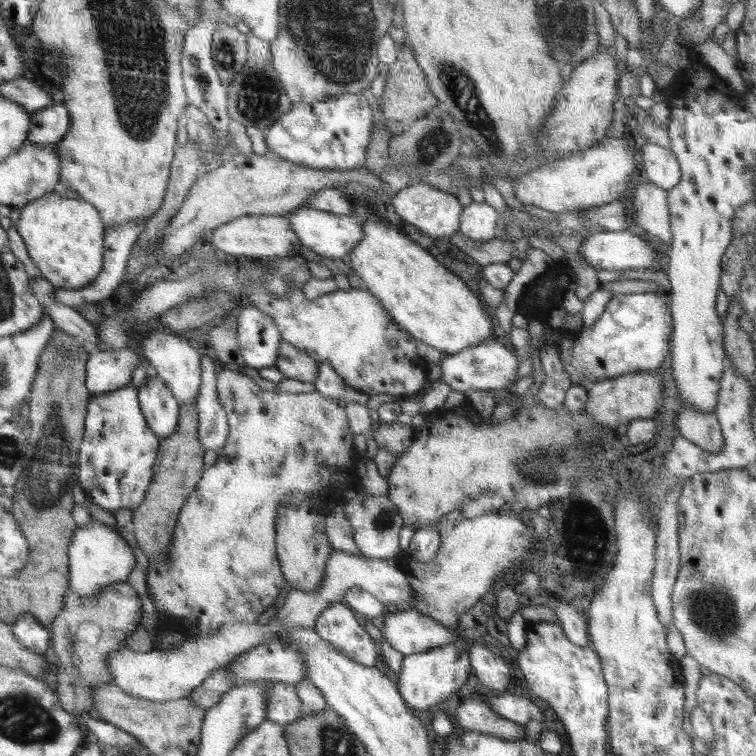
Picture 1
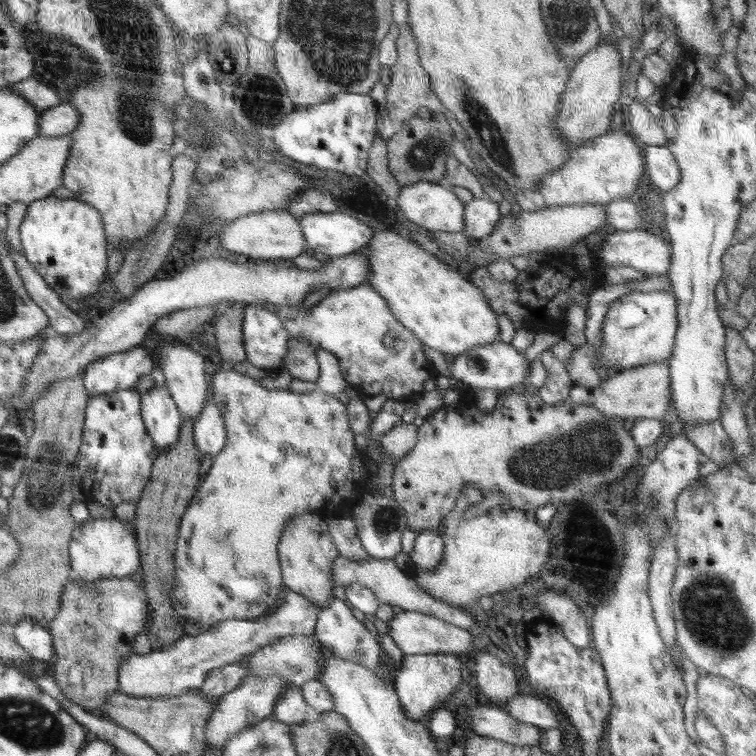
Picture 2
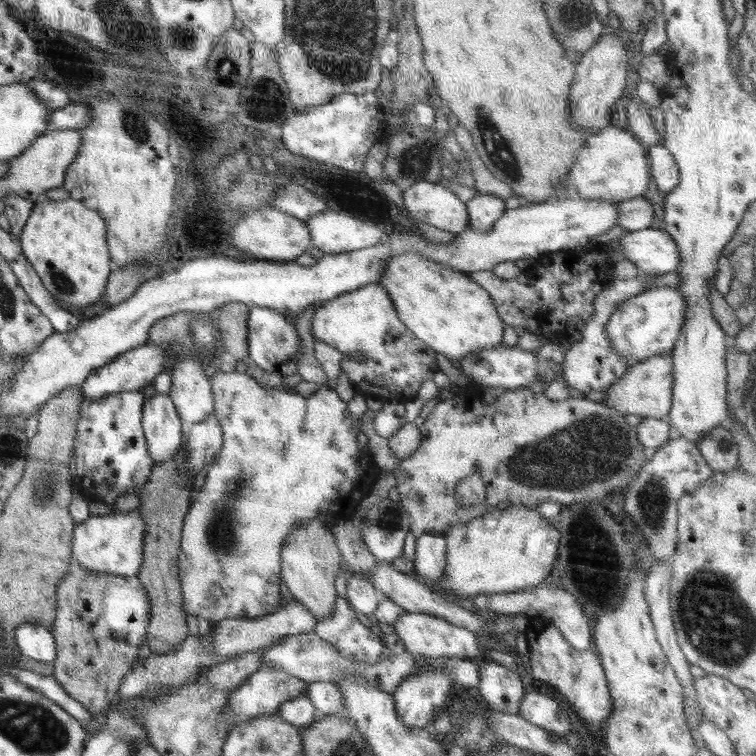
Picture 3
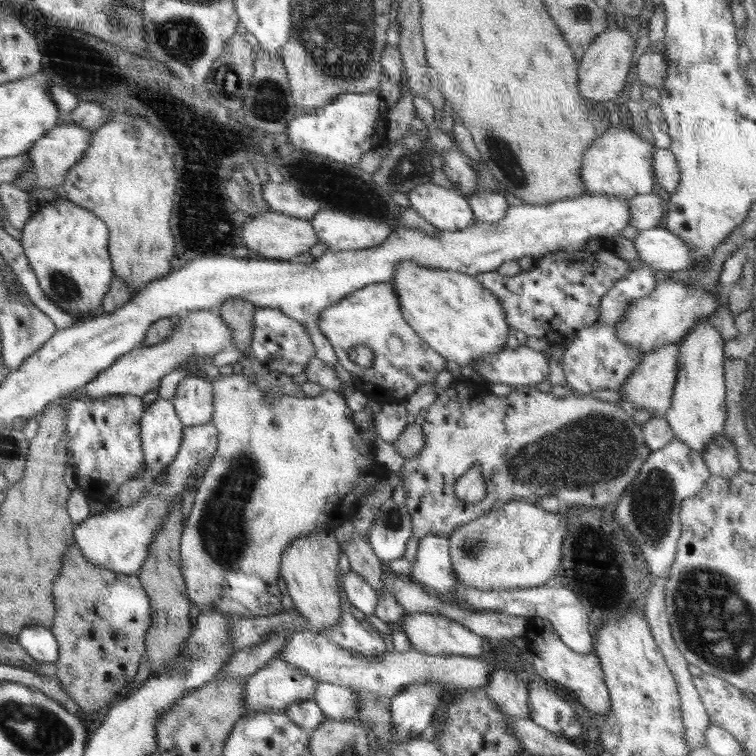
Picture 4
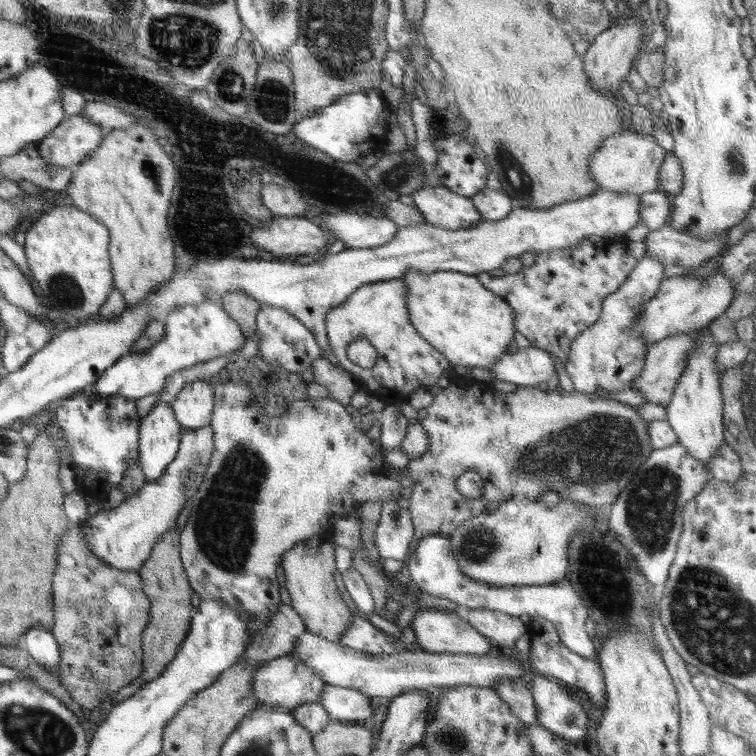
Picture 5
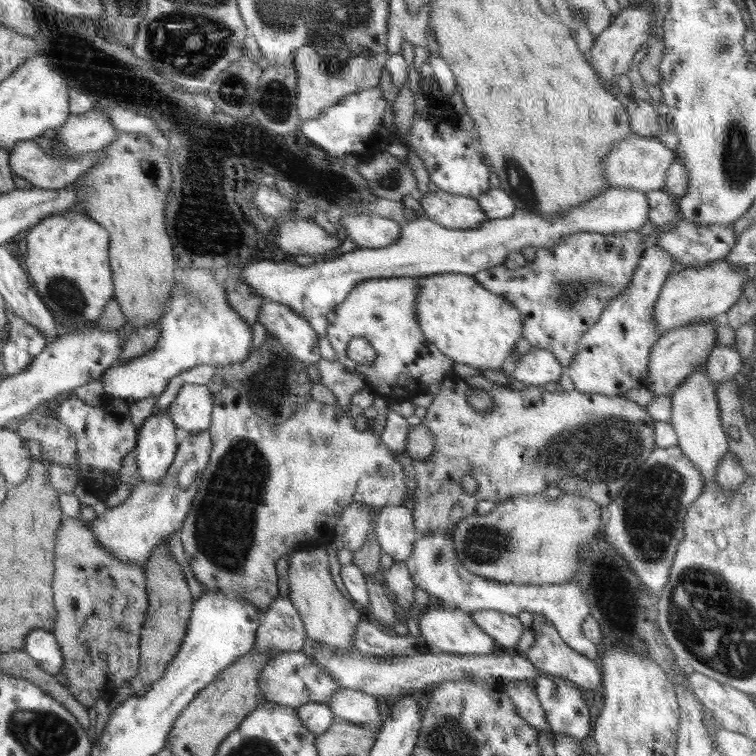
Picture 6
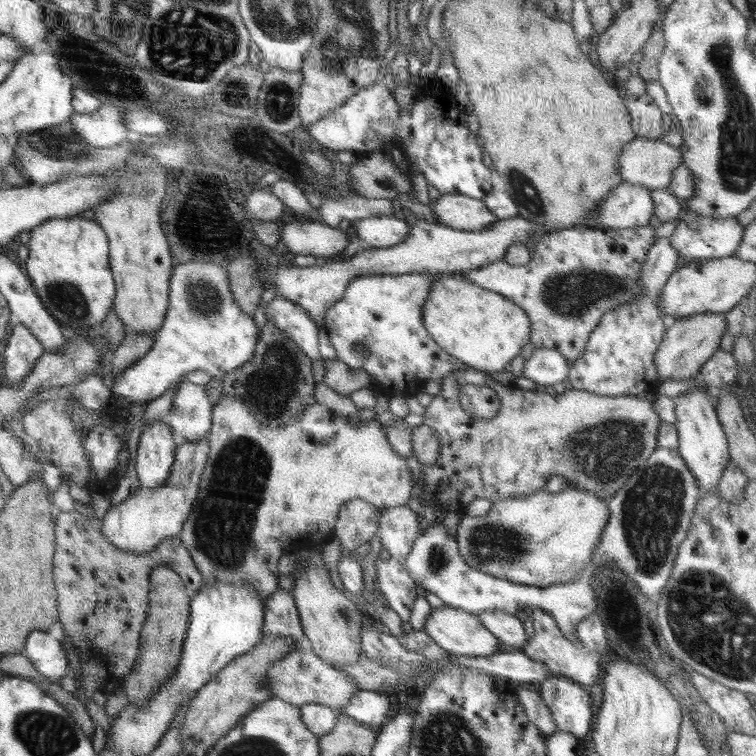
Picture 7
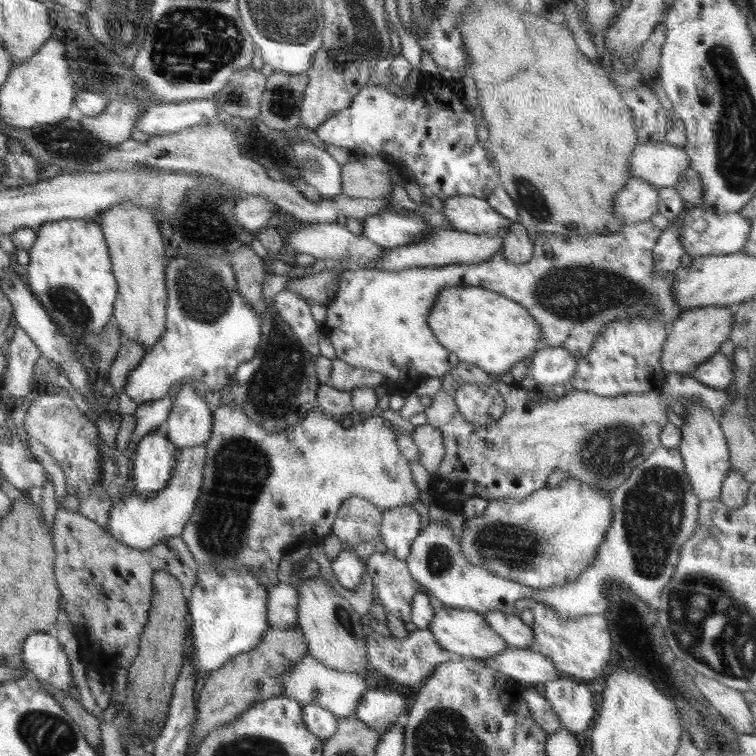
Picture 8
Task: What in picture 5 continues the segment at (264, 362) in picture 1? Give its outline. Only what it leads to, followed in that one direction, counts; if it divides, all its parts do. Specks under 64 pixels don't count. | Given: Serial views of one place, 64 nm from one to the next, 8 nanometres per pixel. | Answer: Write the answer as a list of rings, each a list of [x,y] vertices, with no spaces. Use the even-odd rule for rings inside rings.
[[[262,306],[255,318],[258,333],[258,352],[268,365],[276,365],[288,373],[302,373],[310,369],[312,362],[321,357],[321,350],[314,335],[286,310],[274,306]]]

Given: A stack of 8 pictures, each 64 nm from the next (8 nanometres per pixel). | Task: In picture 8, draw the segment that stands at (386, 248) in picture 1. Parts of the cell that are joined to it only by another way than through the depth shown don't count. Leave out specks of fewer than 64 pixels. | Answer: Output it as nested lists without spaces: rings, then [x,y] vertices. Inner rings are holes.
[[[475,286],[453,287],[444,288],[438,294],[430,308],[427,323],[436,340],[454,353],[459,361],[474,364],[497,378],[524,362],[529,354],[543,348],[538,321],[514,300]]]

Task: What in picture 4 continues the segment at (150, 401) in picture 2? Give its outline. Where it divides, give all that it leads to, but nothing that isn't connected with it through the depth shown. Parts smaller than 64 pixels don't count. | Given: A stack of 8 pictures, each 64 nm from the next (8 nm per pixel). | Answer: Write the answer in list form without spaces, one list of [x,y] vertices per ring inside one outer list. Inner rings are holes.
[[[157,397],[147,408],[144,409],[140,421],[142,448],[145,458],[145,476],[152,479],[162,474],[167,466],[174,460],[180,450],[183,439],[184,425],[176,414],[171,400]]]

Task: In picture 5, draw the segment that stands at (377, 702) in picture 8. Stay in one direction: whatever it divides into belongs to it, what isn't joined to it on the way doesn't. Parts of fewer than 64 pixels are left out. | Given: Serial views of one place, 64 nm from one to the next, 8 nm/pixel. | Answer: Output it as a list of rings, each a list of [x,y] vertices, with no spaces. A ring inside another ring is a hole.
[[[327,684],[320,693],[319,703],[331,721],[364,722],[373,718],[371,697],[351,688]]]

